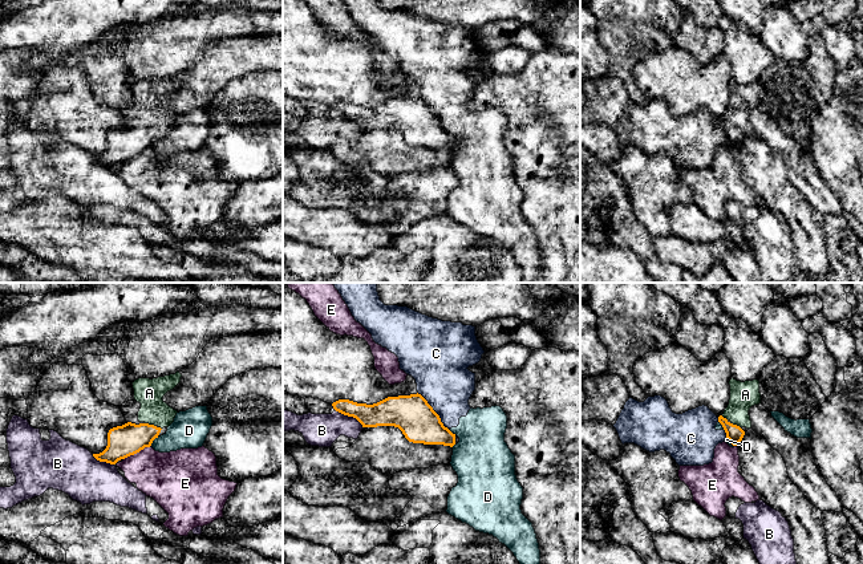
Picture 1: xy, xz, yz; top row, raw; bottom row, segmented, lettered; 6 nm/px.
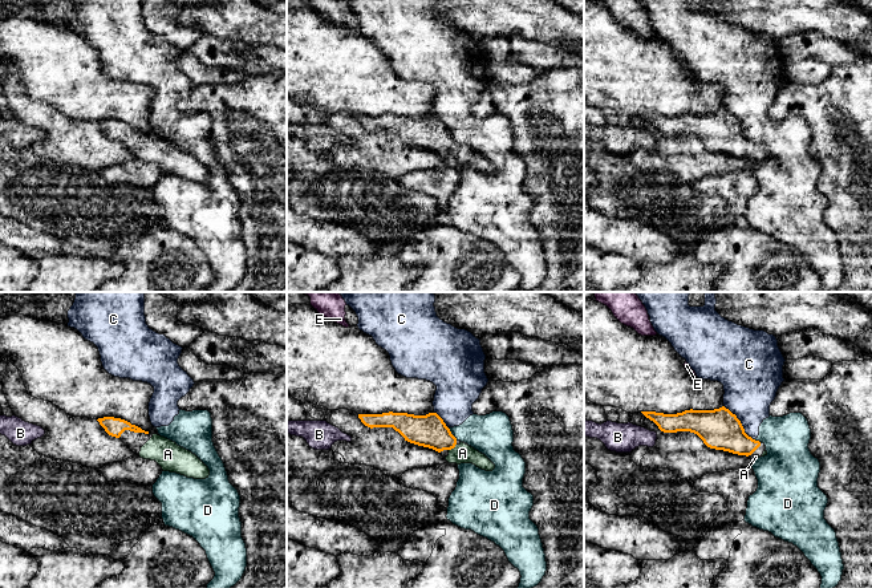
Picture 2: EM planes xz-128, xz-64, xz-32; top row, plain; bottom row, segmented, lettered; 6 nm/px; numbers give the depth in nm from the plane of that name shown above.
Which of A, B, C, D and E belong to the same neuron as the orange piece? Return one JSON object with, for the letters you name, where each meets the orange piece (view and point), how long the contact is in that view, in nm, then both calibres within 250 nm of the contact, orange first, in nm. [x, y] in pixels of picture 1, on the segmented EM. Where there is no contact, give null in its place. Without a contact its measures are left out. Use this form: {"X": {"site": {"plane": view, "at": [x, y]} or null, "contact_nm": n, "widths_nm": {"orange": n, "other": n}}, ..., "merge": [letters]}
{"A": {"site": {"plane": "xy", "at": [150, 425]}, "contact_nm": 80, "widths_nm": {"orange": 190, "other": 170}}, "merge": ["A"]}

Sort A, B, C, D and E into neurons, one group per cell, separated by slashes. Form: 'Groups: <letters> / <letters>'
Groups: A / B / C D / E

